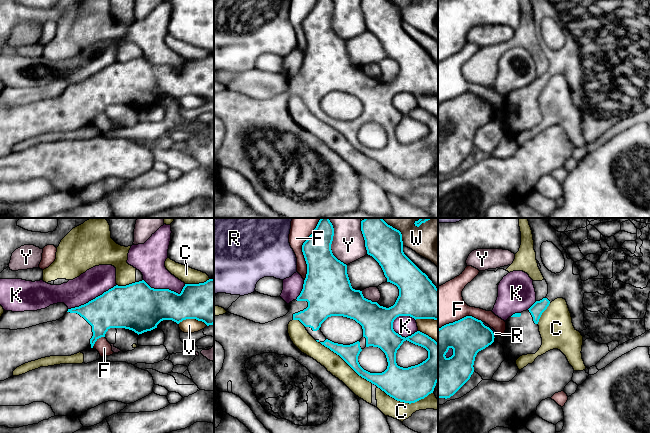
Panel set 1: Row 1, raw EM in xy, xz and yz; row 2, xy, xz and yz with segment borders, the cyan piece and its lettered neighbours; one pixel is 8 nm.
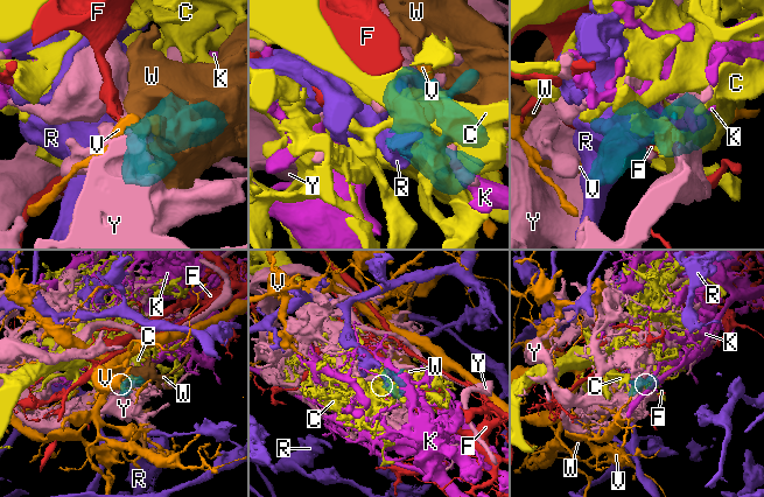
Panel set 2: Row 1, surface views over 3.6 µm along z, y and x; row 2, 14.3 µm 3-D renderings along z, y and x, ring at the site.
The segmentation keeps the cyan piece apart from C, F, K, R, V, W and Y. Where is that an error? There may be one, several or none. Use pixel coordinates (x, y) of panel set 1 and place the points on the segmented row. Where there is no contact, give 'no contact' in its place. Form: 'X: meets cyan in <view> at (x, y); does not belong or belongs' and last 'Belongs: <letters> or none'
C: meets cyan in xz at (405, 402); does not belong
F: meets cyan in xz at (302, 249); does not belong
K: meets cyan in xz at (401, 336); does not belong
R: meets cyan in yz at (446, 352); does not belong
V: meets cyan in xy at (193, 318); does not belong
W: meets cyan in xz at (396, 229); does not belong
Y: meets cyan in xz at (331, 243); does not belong
Belongs: none

